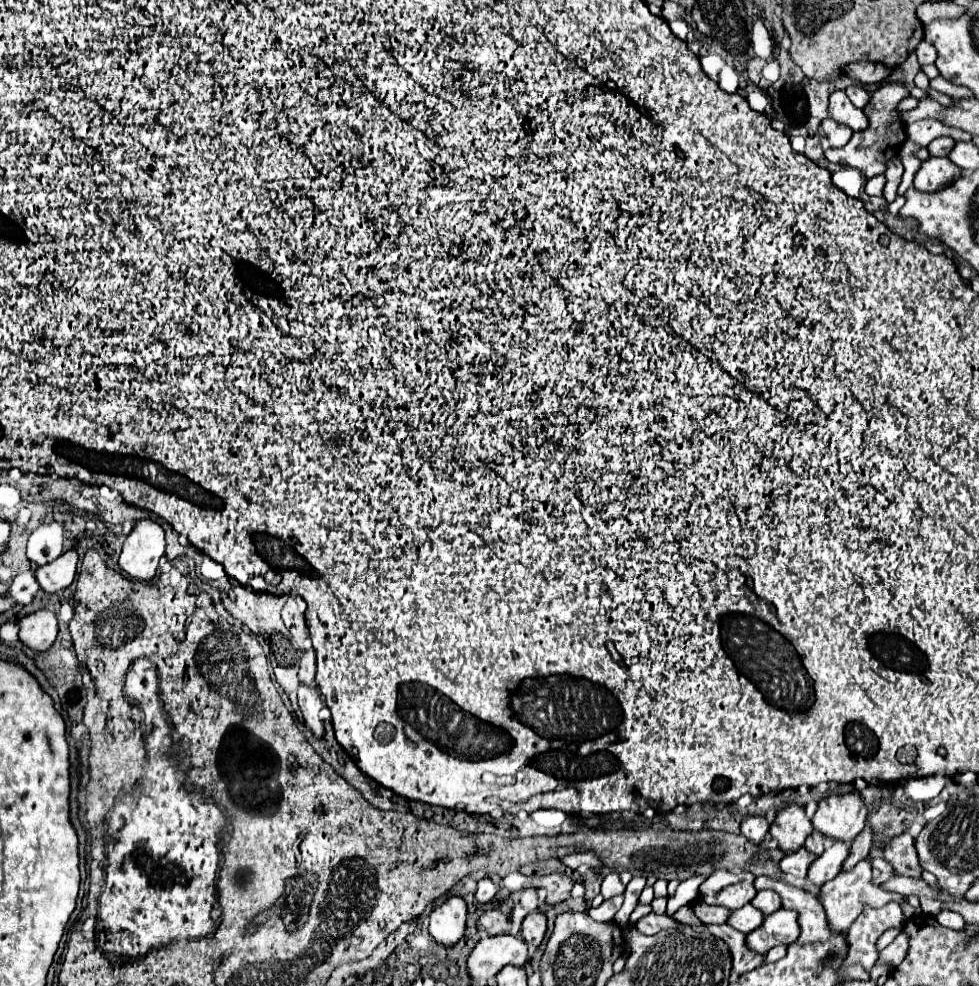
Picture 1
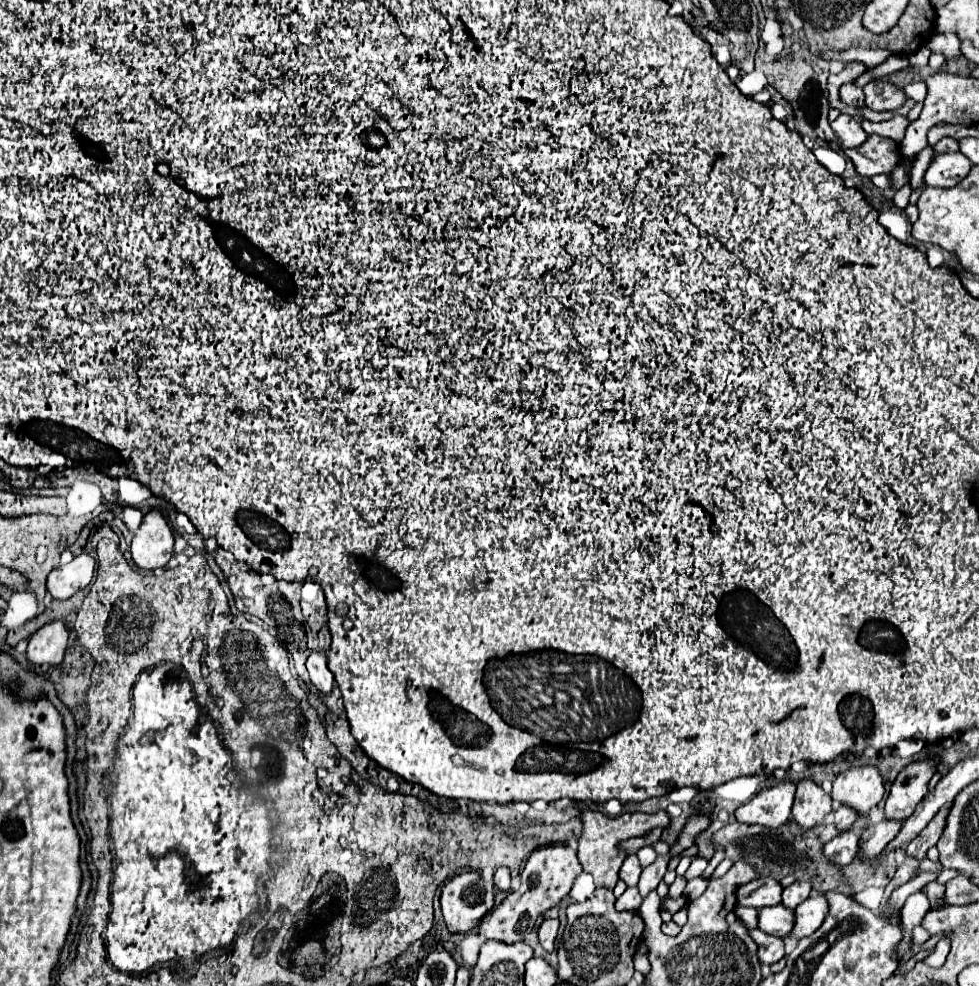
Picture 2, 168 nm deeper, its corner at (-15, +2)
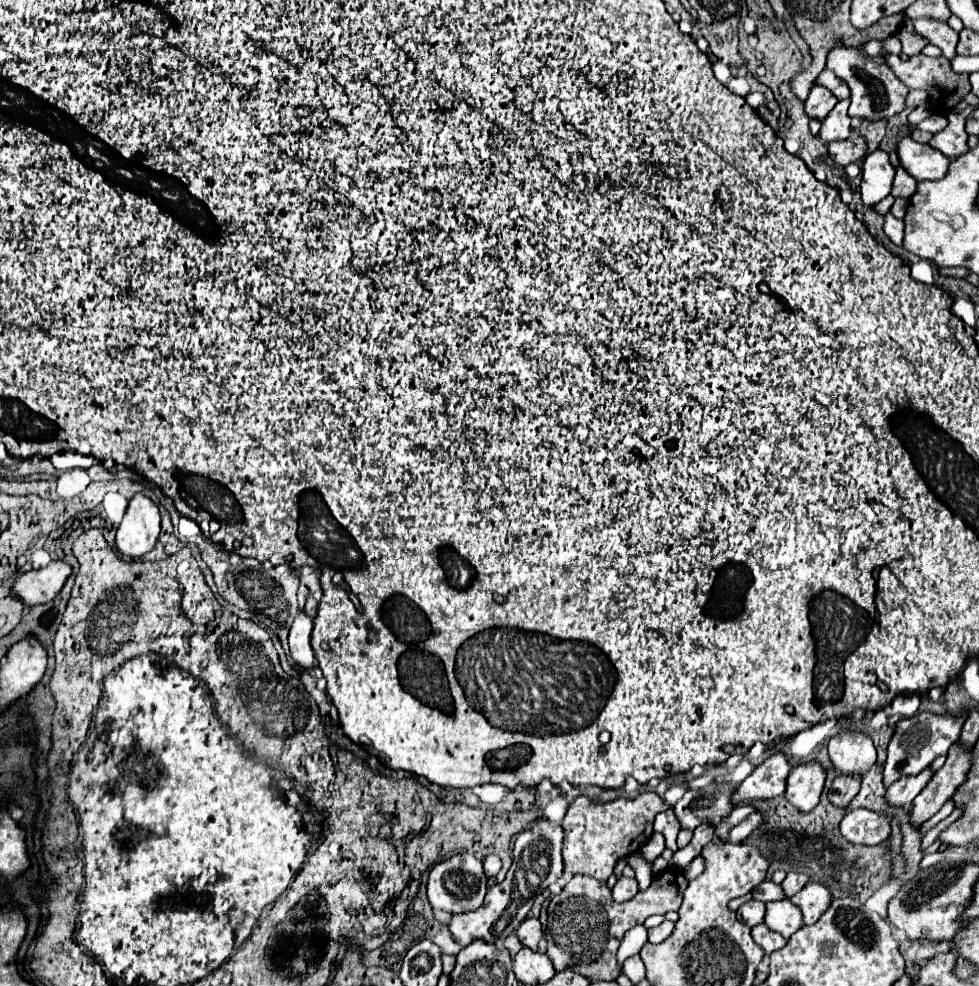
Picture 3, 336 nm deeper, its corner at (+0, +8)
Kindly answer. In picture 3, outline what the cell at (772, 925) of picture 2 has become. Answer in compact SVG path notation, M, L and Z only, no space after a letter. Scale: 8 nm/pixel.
M790 899L784 901L772 901L766 903L766 921L772 931L784 935L786 939L796 933L800 927L804 927L804 919L800 913L800 907L792 905Z

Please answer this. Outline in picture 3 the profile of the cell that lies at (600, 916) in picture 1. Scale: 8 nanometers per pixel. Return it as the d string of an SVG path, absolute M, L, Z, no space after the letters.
M620 877L618 883L612 889L612 895L618 903L632 899L636 893L638 893L638 881L636 879L626 879L626 877Z

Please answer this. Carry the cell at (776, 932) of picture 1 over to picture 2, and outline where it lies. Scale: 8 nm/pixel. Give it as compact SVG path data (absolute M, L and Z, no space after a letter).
M811 893L807 901L803 901L799 907L795 907L795 927L791 929L791 935L785 939L803 939L817 931L817 927L823 923L827 915L827 901L821 893Z

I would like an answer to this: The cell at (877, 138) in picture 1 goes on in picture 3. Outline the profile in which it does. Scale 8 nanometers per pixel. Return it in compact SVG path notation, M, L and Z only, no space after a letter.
M850 135L844 141L828 143L828 157L842 167L860 161L860 157L864 157L864 153L866 153L866 141L860 135Z

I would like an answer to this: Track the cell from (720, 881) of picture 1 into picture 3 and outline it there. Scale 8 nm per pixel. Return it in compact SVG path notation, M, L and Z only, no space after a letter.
M764 881L762 885L758 885L758 889L754 889L754 899L758 901L782 901L784 897L784 889L780 889L780 885L772 883L772 881Z

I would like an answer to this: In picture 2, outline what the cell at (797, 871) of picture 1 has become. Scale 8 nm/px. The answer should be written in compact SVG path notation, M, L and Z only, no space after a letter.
M851 831L841 833L823 845L823 857L835 867L849 865L857 855L857 843L859 843L859 835Z

